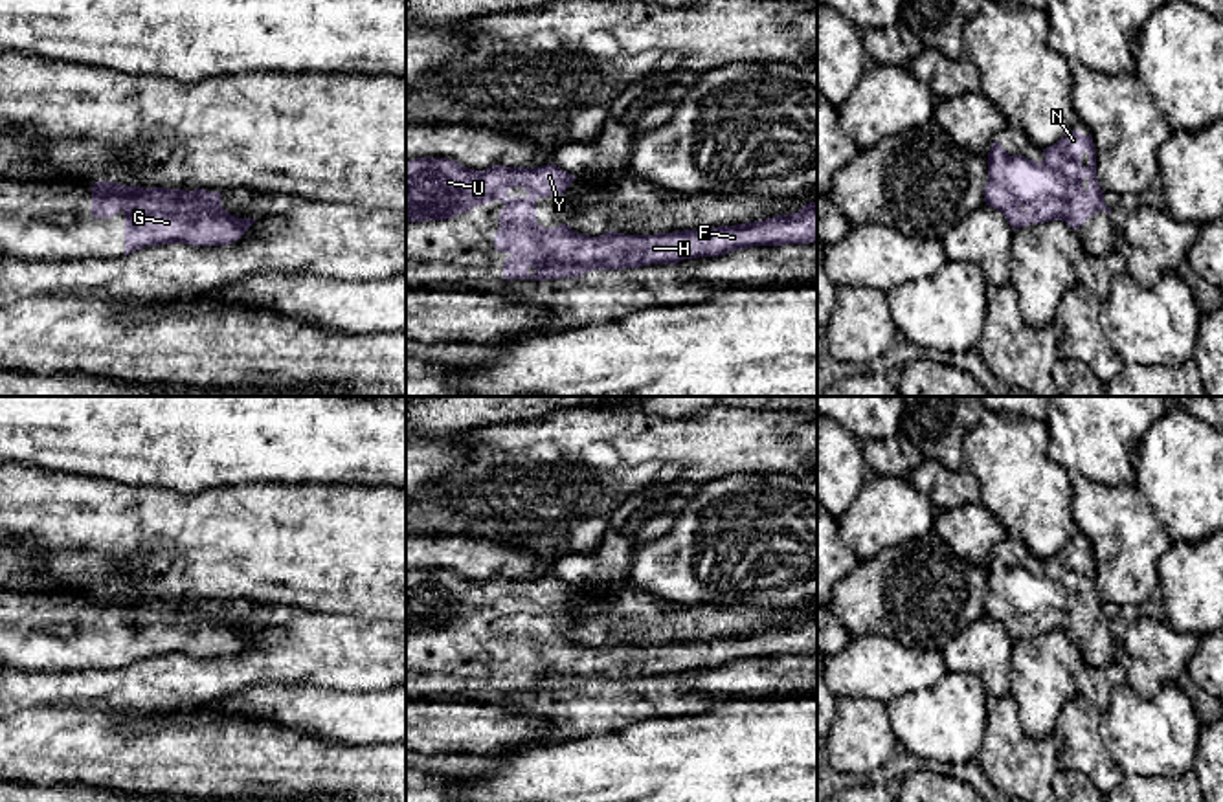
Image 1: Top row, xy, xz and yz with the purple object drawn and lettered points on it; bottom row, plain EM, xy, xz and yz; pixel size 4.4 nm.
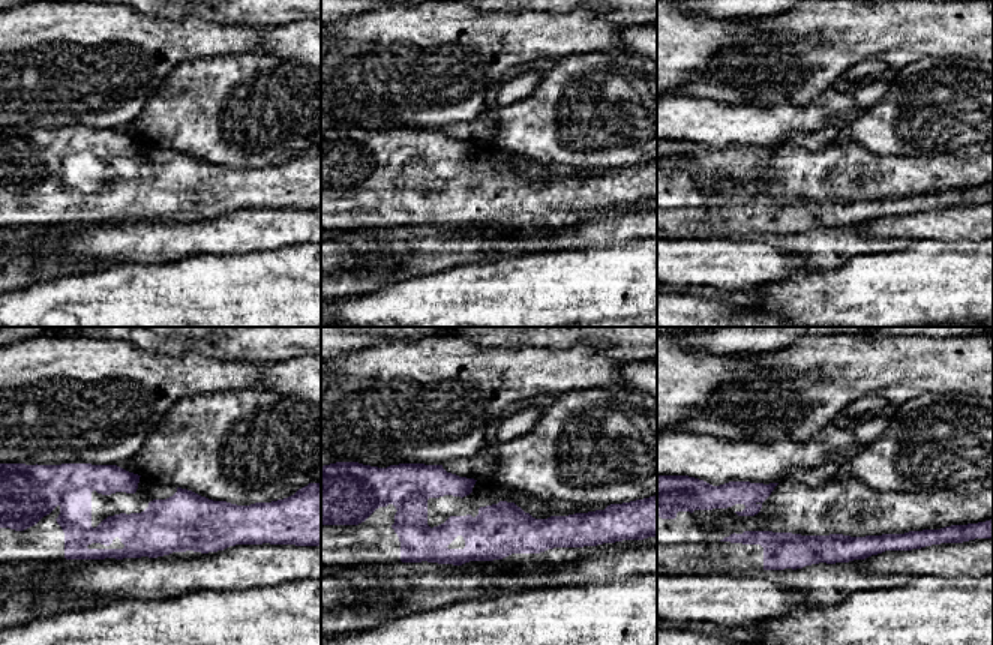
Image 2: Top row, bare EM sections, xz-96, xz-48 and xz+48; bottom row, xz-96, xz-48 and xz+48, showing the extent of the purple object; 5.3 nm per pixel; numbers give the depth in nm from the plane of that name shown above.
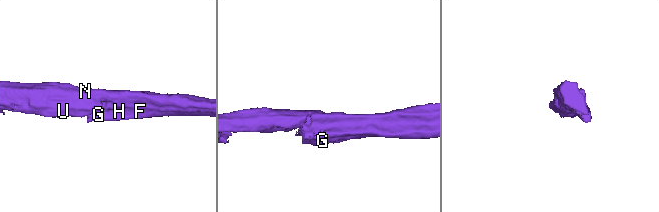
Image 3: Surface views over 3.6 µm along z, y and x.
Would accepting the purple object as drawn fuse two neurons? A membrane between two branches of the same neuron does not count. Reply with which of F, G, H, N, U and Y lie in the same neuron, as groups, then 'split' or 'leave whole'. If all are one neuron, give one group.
F G H N U Y; leave whole

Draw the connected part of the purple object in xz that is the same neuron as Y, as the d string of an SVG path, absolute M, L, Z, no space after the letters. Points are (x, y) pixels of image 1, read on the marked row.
M446 158L408 160L406 222L446 220L492 200L503 202L494 248L509 255L503 262L507 281L575 279L591 270L676 264L753 246L817 242L817 202L757 222L656 235L608 231L589 237L566 224L540 226L536 200L564 195L575 178L555 163L476 171Z

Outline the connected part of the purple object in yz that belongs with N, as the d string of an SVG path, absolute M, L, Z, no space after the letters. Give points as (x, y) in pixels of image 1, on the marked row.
M1069 130L1060 141L1043 149L1043 154L1045 160L1038 163L1021 154L1010 156L999 141L992 143L984 202L1001 211L1012 229L1049 220L1065 220L1067 226L1078 229L1098 211L1105 209L1111 215L1096 180L1096 154L1091 134L1083 136L1080 130Z

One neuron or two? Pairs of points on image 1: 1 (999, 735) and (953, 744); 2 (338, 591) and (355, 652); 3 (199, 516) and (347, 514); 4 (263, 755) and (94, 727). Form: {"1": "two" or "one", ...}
{"1": "two", "2": "two", "3": "one", "4": "one"}

